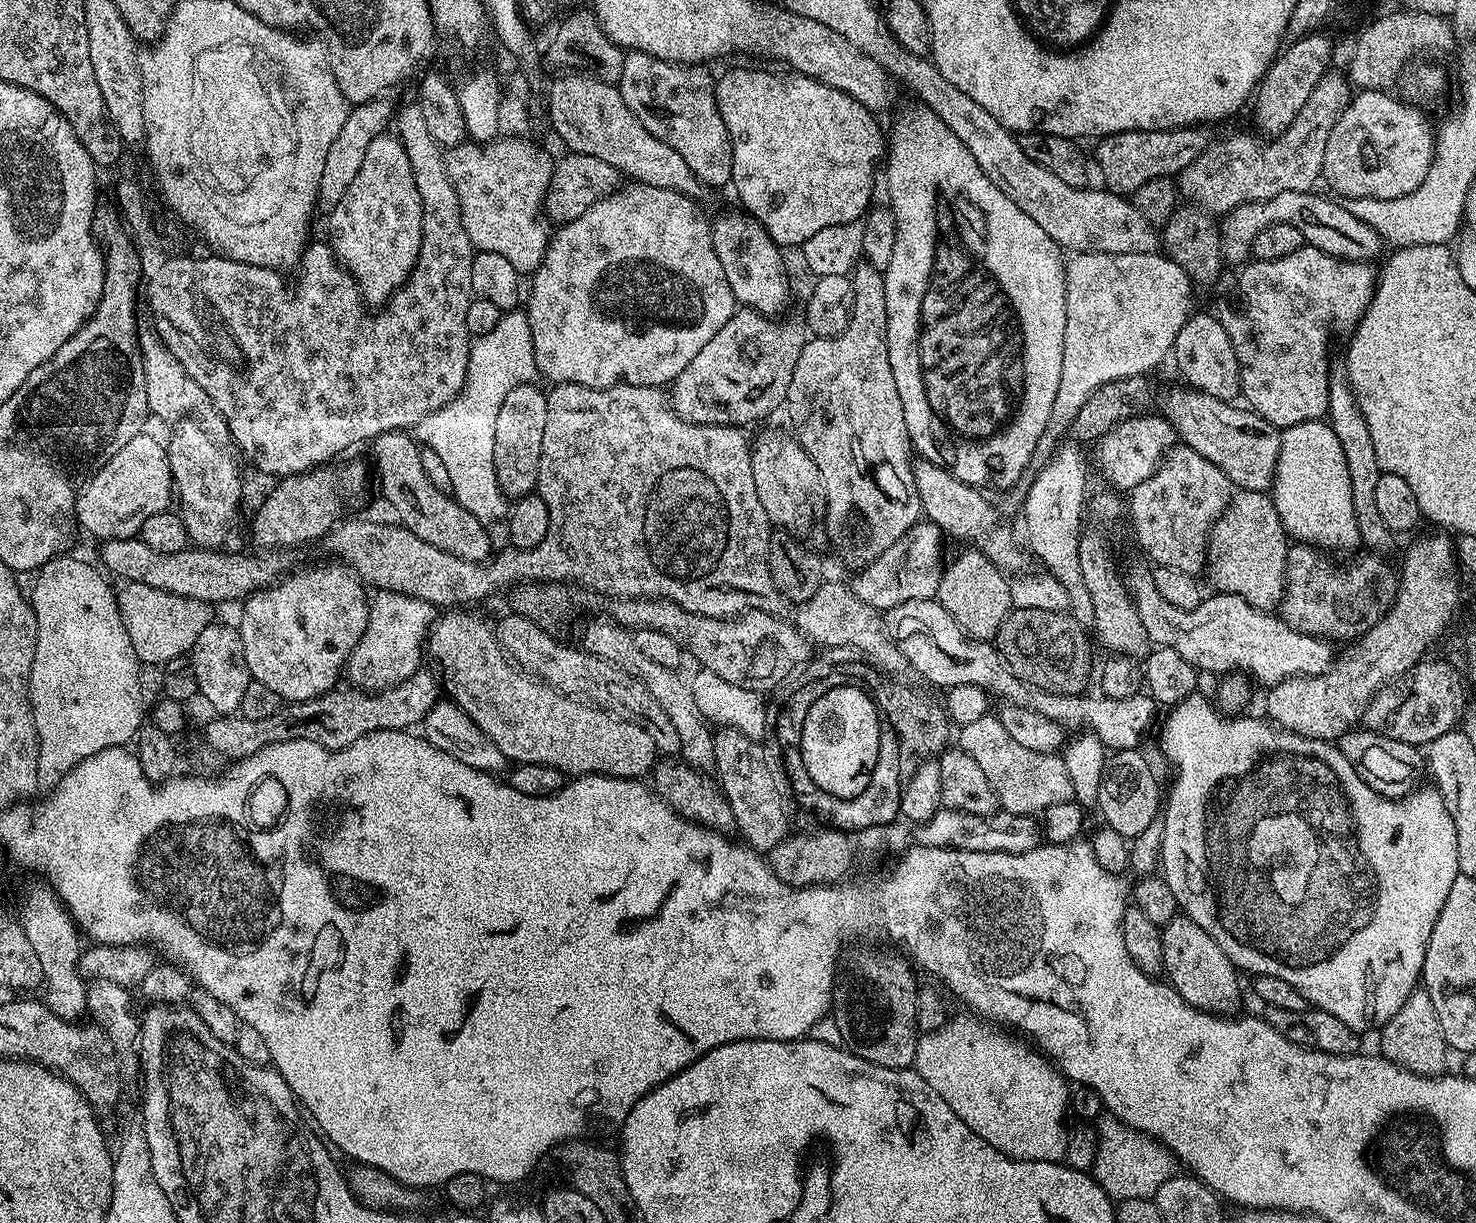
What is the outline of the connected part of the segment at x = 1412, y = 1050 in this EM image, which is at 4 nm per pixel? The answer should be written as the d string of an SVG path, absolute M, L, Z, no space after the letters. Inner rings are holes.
M1417 986L1409 993L1395 1014L1379 1029L1378 1035L1380 1035L1381 1048L1379 1048L1379 1051L1382 1053L1384 1059L1394 1062L1398 1067L1405 1068L1408 1072L1413 1072L1419 1076L1438 1076L1447 1069L1444 1067L1448 1064L1450 1049L1447 1042L1444 1041L1442 1026L1434 1014L1434 1002L1430 1002L1430 994L1423 986Z

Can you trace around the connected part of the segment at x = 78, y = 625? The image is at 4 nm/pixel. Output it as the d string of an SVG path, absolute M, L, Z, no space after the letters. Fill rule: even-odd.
M72 554L56 556L52 560L40 565L36 575L36 585L30 593L30 603L36 615L36 649L34 650L34 666L30 670L30 682L28 683L28 699L32 702L32 713L38 730L38 782L40 788L51 790L60 783L60 779L71 768L78 766L86 758L98 754L107 748L119 748L127 745L128 739L135 737L142 727L140 715L144 712L144 696L140 693L140 671L142 665L136 659L134 646L130 642L130 634L126 634L126 626L120 617L120 608L116 604L117 593L103 580L99 567L91 568L84 560L75 560Z

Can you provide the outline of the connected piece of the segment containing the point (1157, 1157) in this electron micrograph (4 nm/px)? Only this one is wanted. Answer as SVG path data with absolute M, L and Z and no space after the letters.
M1111 1114L1105 1115L1096 1126L1096 1161L1090 1167L1090 1175L1113 1202L1155 1197L1158 1186L1162 1186L1162 1182L1166 1182L1171 1176L1177 1175L1176 1157L1159 1140L1153 1140L1147 1132L1129 1128L1123 1120L1117 1120Z

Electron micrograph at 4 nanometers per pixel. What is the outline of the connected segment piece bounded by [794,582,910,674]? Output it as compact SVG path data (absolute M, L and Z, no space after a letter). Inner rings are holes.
M825 582L821 584L818 594L814 594L814 598L810 598L805 604L799 605L797 612L800 613L794 617L794 623L813 645L825 644L828 648L857 648L862 655L869 656L873 660L871 663L884 674L909 671L908 657L902 654L902 650L893 640L888 639L884 630L883 619L878 618L878 612L868 606L866 602L853 596L851 587L847 583L831 584L831 582Z

